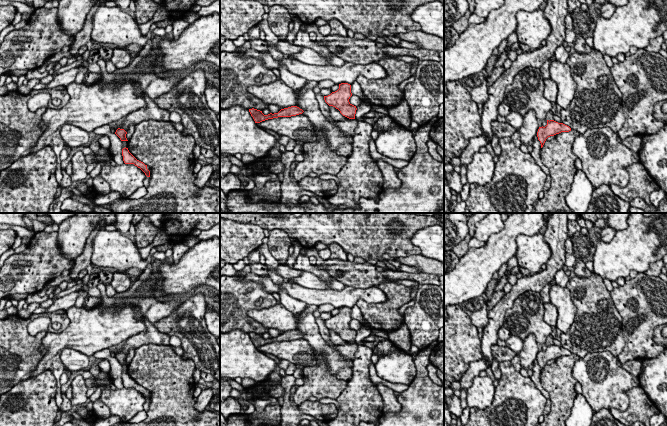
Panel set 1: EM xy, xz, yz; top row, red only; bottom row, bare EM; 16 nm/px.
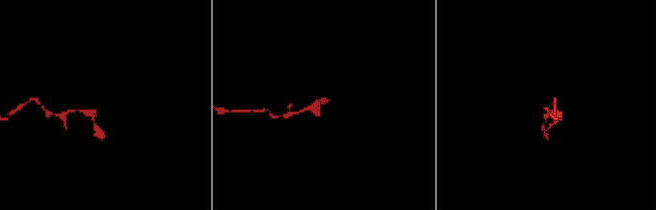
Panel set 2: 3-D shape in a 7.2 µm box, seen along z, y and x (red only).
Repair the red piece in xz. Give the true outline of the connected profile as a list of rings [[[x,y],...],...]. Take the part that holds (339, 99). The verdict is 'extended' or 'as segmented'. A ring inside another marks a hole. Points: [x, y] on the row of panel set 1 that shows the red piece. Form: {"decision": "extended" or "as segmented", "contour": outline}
{"decision": "as segmented", "contour": [[[341,83],[339,84],[339,89],[328,96],[324,96],[324,100],[329,106],[338,109],[343,116],[355,119],[357,108],[349,102],[351,96],[351,85]]]}

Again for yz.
{"decision": "as segmented", "contour": [[[547,120],[547,125],[545,127],[539,127],[537,132],[538,140],[541,143],[541,148],[543,147],[546,139],[550,136],[554,136],[561,132],[569,132],[571,128],[563,123],[558,123],[554,120]]]}

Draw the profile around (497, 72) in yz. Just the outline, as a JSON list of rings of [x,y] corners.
[[[504,66],[494,68],[491,75],[486,77],[488,87],[491,86],[505,70]]]

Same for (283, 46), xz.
[[[280,40],[275,46],[278,51],[284,54],[284,56],[289,56],[294,53],[300,52],[304,47],[296,46],[294,44],[290,44],[286,40]]]

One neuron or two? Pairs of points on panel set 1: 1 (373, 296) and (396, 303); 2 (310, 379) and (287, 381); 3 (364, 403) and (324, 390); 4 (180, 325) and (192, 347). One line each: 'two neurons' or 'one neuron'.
1: two neurons
2: two neurons
3: two neurons
4: one neuron

